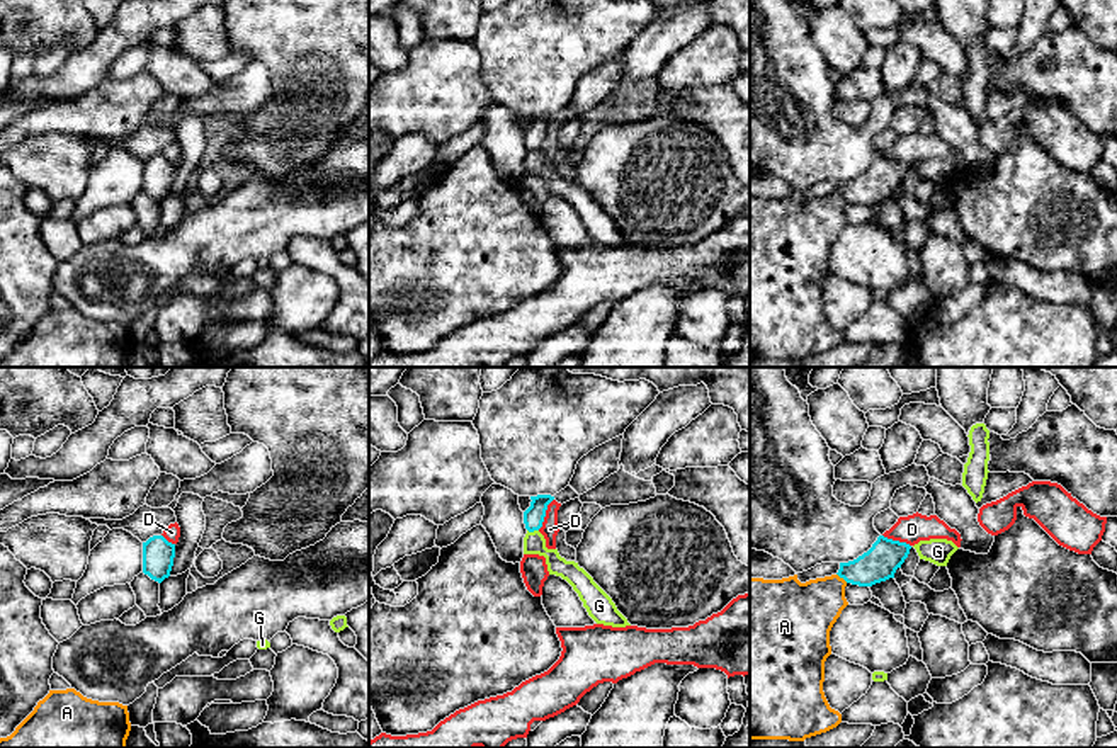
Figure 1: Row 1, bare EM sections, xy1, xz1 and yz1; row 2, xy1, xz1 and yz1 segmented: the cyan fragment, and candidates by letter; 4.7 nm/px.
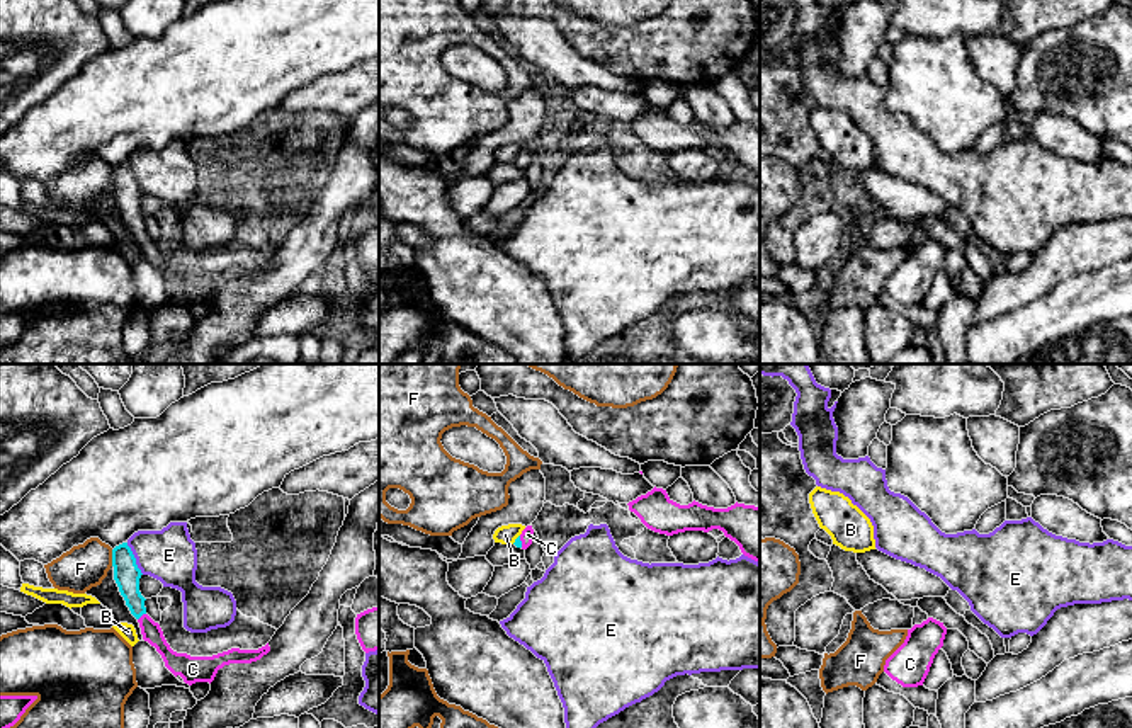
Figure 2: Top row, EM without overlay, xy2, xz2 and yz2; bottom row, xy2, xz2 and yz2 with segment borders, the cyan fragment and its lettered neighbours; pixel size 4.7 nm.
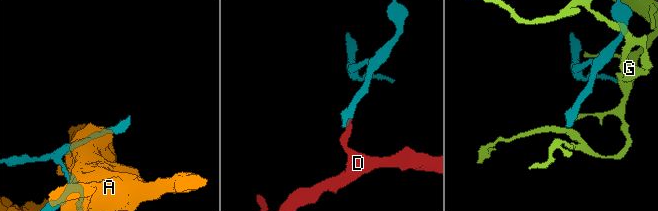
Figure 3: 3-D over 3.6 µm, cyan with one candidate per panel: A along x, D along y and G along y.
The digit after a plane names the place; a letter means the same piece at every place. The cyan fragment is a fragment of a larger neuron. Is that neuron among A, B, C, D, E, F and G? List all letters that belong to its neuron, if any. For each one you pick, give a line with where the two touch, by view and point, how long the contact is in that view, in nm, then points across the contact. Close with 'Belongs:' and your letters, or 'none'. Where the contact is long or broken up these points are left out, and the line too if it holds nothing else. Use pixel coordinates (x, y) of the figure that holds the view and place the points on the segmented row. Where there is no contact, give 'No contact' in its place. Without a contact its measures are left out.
C: Touches cyan at xy2 (141, 614). Shared border 50 nm. Path across: xy2 (126, 574), (130, 592), (141, 614), (150, 630)
Belongs: C

